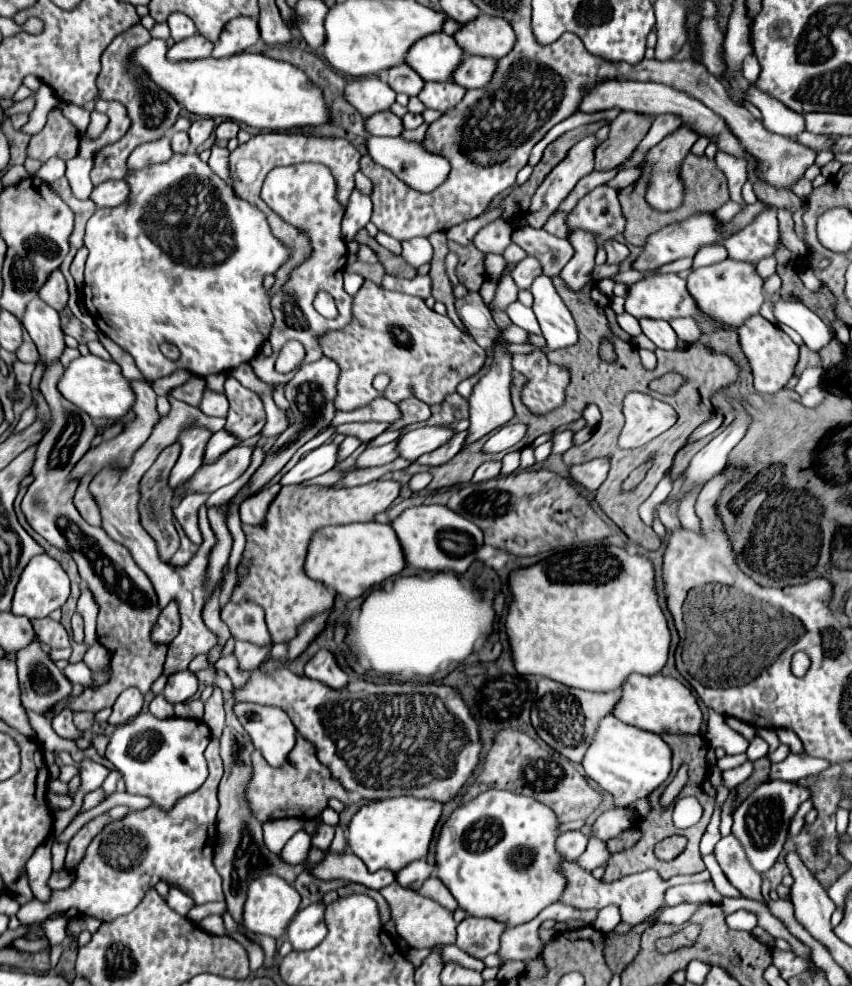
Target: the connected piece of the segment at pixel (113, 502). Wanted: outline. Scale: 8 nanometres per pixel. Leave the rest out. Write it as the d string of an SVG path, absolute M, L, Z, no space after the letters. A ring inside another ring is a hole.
M189 406L189 422L157 422L147 438L147 442L133 454L131 458L131 464L127 468L119 468L115 464L107 464L105 468L99 470L99 474L93 478L89 490L93 494L93 498L97 500L99 504L99 510L101 510L101 518L103 518L103 524L101 528L107 532L107 536L111 536L115 542L121 542L125 548L131 550L135 562L139 564L139 568L151 578L155 590L157 590L157 596L159 596L159 604L165 604L165 602L177 602L179 606L179 614L181 614L181 630L177 634L177 638L169 644L169 650L167 650L167 660L163 664L163 674L169 676L173 672L179 672L179 670L185 670L187 664L193 660L193 656L197 654L205 654L209 652L217 638L213 632L207 630L207 626L203 624L201 620L201 608L203 608L203 570L207 566L207 554L211 552L213 544L215 544L215 534L211 532L211 526L209 526L209 520L207 520L207 506L203 506L199 510L199 516L201 516L201 534L203 534L203 542L197 550L197 554L181 568L177 566L171 566L167 562L161 560L159 556L159 550L157 550L157 544L155 540L147 534L147 530L141 526L141 516L139 516L139 498L141 498L141 492L139 492L139 482L143 478L143 474L151 468L151 464L155 462L155 458L159 456L159 452L177 442L179 432L183 428L187 428L187 424L203 424L207 426L211 432L217 432L219 428L225 428L225 418L215 418L215 416L207 416L203 414L199 408L195 406Z

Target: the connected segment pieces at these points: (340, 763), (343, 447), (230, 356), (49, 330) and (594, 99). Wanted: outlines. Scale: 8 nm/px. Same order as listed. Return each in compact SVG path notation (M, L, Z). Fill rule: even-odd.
M259 664L249 672L249 682L243 688L233 688L233 698L237 702L247 700L283 708L291 716L295 728L315 744L319 760L331 768L331 774L345 786L345 790L359 792L365 800L409 794L415 798L447 802L461 790L479 762L479 728L471 712L467 712L459 692L449 686L411 686L411 682L373 684L367 680L355 680L349 682L349 686L343 690L333 690L307 676L297 676L283 666L275 672L267 672Z
M347 436L341 444L339 444L339 452L337 452L337 456L339 456L339 462L343 462L357 446L361 446L361 442L359 440L355 440L353 436Z
M173 154L171 160L161 162L161 164L153 164L141 170L129 170L129 182L137 182L137 184L129 184L131 194L127 198L125 204L117 206L117 208L97 208L95 214L89 218L87 222L87 230L85 230L85 246L89 248L89 258L85 264L85 286L83 286L83 294L85 294L85 308L89 312L89 316L95 320L95 324L99 326L99 330L109 336L113 342L117 342L123 350L127 350L133 358L137 368L141 370L141 374L145 376L145 380L153 382L157 378L169 376L177 370L187 370L195 376L211 376L211 374L219 374L219 372L227 372L233 370L235 366L253 360L259 354L261 344L269 338L271 326L273 326L273 314L271 314L271 306L269 306L269 296L263 288L263 278L271 272L275 272L289 256L289 248L279 244L279 240L275 240L275 236L271 236L269 224L263 216L263 212L259 212L255 206L247 204L245 200L241 200L239 196L233 194L233 188L223 184L223 180L219 180L207 162L203 162L197 154ZM163 342L175 344L181 352L181 358L177 362L165 358L159 350L159 346Z
M35 298L27 306L27 312L23 316L23 326L33 338L45 364L49 364L51 360L59 360L65 348L65 342L63 342L63 332L61 332L57 310L53 310L43 300Z
M603 80L597 82L579 102L579 112L599 112L599 110L609 110L609 108L621 108L621 110L637 110L637 112L647 112L647 114L665 114L665 112L673 112L679 114L683 120L695 120L695 128L699 128L701 136L711 136L713 142L719 144L719 150L725 150L733 156L745 156L747 152L743 152L743 148L739 148L739 144L735 144L735 138L731 134L731 130L727 128L725 120L715 116L715 112L711 112L705 104L697 102L695 98L689 98L685 92L675 92L675 88L665 86L665 84L657 84L657 82L633 82L633 80Z

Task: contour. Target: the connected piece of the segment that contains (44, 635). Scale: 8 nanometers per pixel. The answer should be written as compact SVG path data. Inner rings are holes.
M41 618L41 620L33 620L33 628L35 634L49 646L49 648L67 648L71 646L69 634L63 628L61 622L55 622L51 618Z

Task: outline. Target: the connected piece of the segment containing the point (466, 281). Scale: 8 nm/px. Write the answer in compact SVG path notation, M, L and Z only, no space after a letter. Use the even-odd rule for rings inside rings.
M449 242L449 250L457 254L457 278L459 282L469 290L477 292L485 280L485 268L483 268L483 252L479 252L473 244L471 246L459 246L455 242Z

